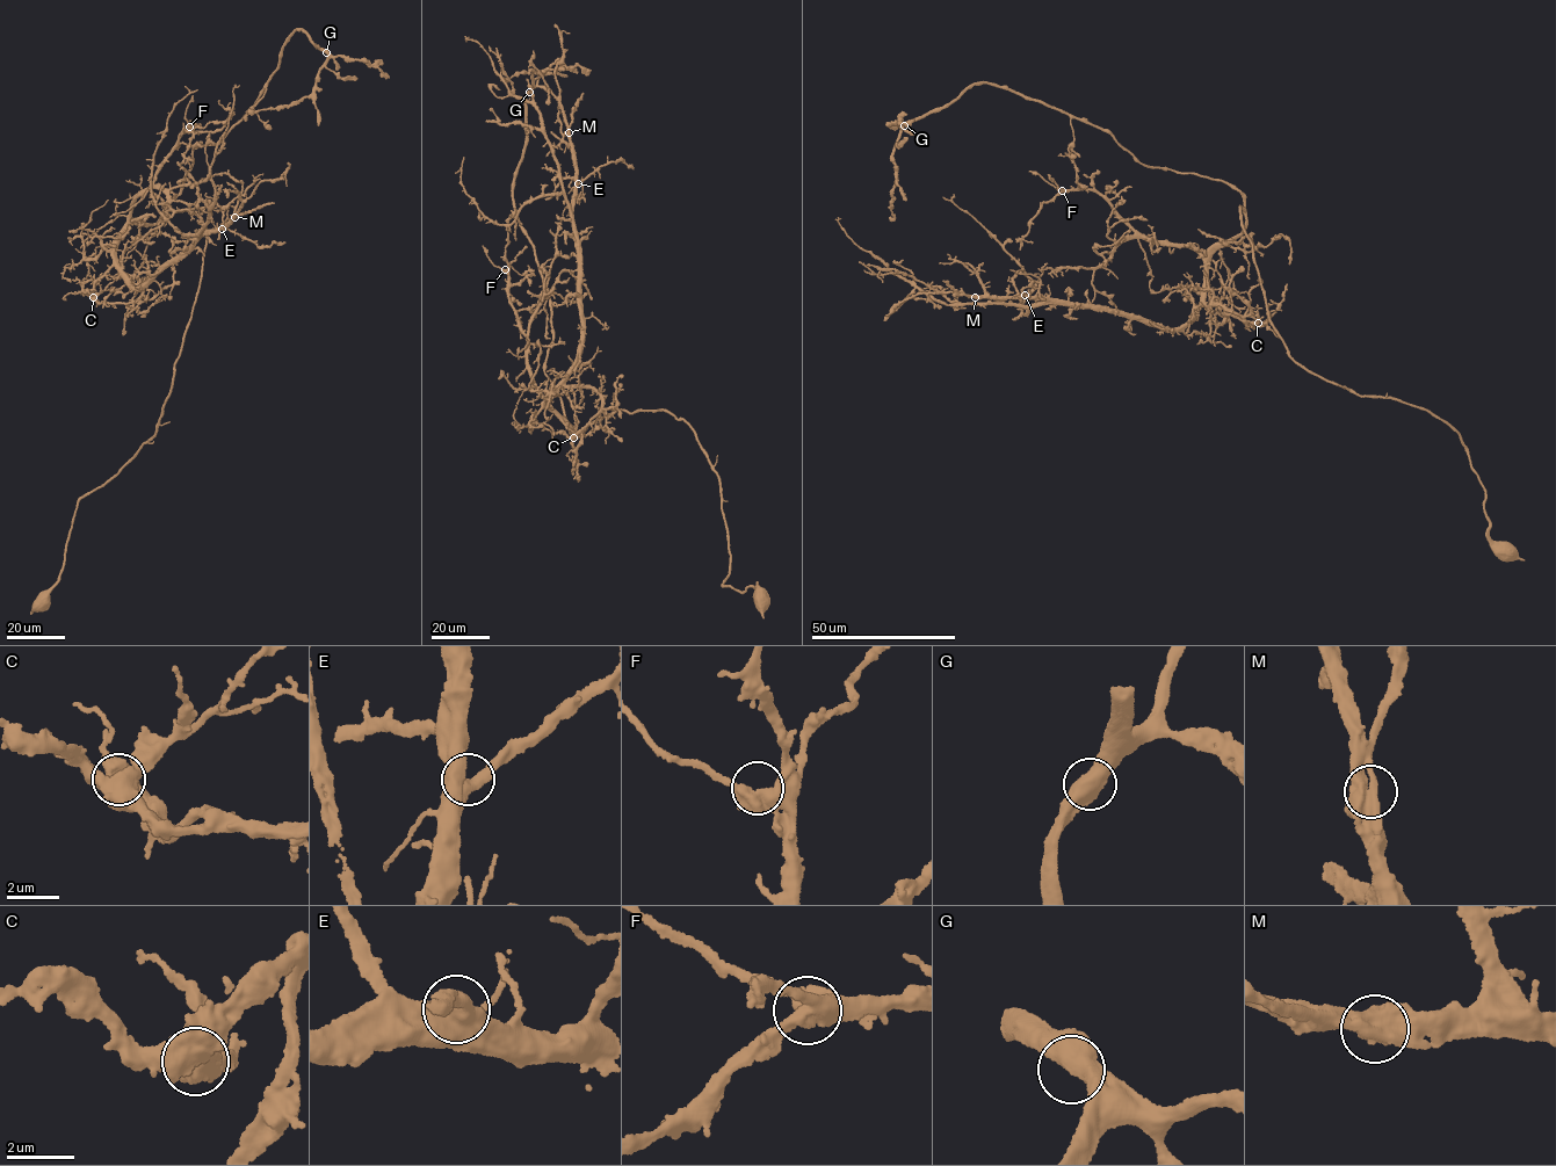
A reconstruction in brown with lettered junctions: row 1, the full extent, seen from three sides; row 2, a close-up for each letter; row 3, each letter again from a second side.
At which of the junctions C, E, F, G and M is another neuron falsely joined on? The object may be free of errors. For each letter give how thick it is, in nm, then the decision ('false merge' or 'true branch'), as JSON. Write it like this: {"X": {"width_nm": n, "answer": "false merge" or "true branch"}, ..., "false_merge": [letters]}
{"C": {"width_nm": 600, "answer": "true branch"}, "E": {"width_nm": 600, "answer": "true branch"}, "F": {"width_nm": 600, "answer": "true branch"}, "G": {"width_nm": 650, "answer": "true branch"}, "M": {"width_nm": 650, "answer": "true branch"}, "false_merge": []}

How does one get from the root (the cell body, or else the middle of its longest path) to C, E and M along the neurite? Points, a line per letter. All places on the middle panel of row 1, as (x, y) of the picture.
C: (759, 598), (723, 585), (690, 425), (622, 410), (577, 435), (547, 406), (574, 385), (601, 404), (573, 437)
E: (759, 598), (723, 585), (719, 479), (690, 425), (622, 410), (577, 435), (547, 405), (581, 340), (578, 183)
M: (759, 598), (723, 585), (719, 479), (690, 425), (622, 410), (577, 435), (547, 405), (581, 340), (569, 132)

